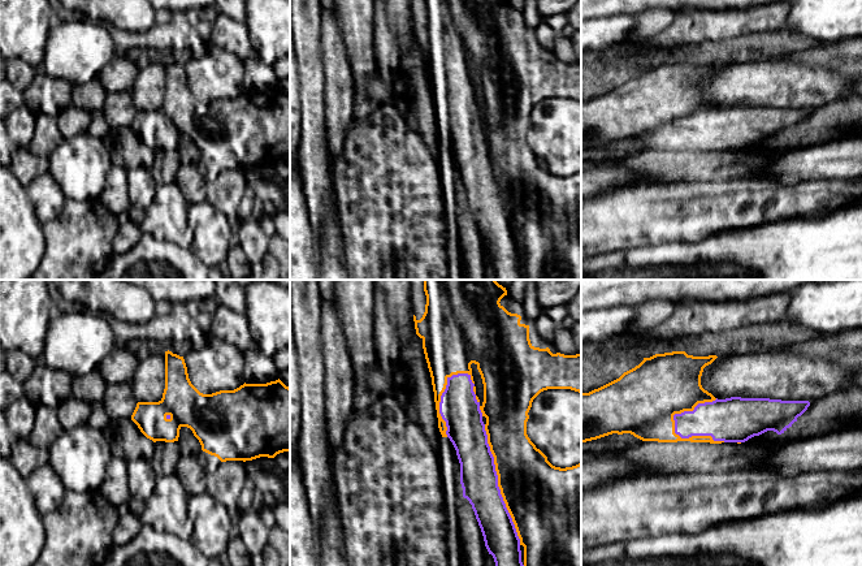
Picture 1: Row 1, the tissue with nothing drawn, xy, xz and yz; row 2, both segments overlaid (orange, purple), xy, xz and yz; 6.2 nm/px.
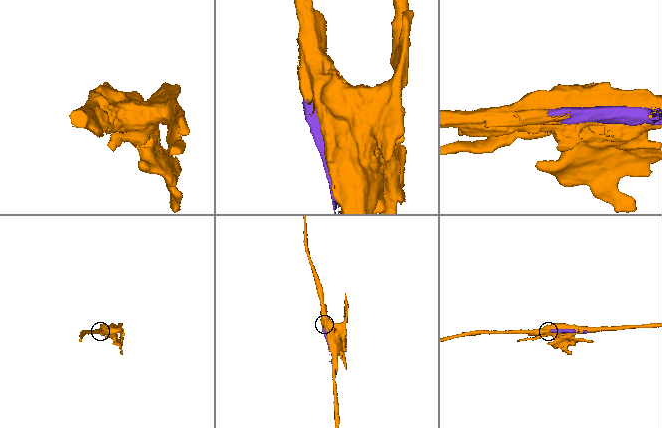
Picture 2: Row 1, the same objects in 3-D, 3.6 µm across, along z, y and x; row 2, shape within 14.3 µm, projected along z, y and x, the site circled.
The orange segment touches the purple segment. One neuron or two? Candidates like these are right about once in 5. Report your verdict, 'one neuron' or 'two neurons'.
two neurons

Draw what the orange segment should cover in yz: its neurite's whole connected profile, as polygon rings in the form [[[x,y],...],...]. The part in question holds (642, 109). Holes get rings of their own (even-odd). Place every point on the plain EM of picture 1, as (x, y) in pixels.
[[[672,60],[664,62],[655,62],[644,69],[634,77],[624,81],[619,87],[594,98],[589,101],[581,101],[581,152],[592,148],[597,148],[612,142],[623,143],[631,142],[642,150],[658,150],[658,151],[710,151],[722,152],[724,150],[714,150],[711,144],[692,144],[689,147],[681,147],[675,142],[675,122],[684,120],[693,120],[698,112],[712,111],[716,107],[705,99],[701,94],[701,85],[703,77],[711,73],[718,65],[693,65],[685,60]]]

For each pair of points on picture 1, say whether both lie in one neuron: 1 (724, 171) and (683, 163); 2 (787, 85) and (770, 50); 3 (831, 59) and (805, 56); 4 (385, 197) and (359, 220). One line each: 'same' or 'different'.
1: same
2: different
3: same
4: same

